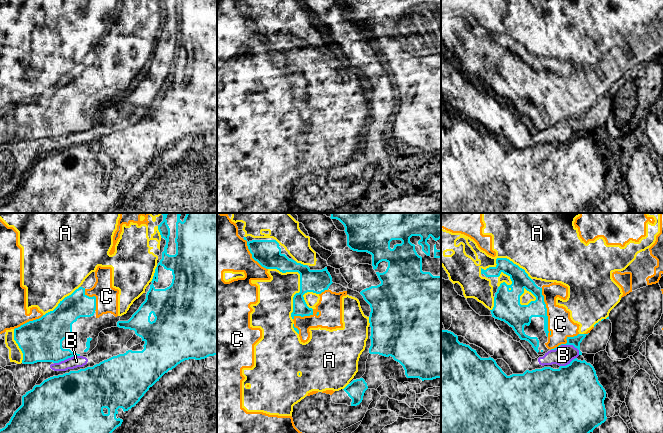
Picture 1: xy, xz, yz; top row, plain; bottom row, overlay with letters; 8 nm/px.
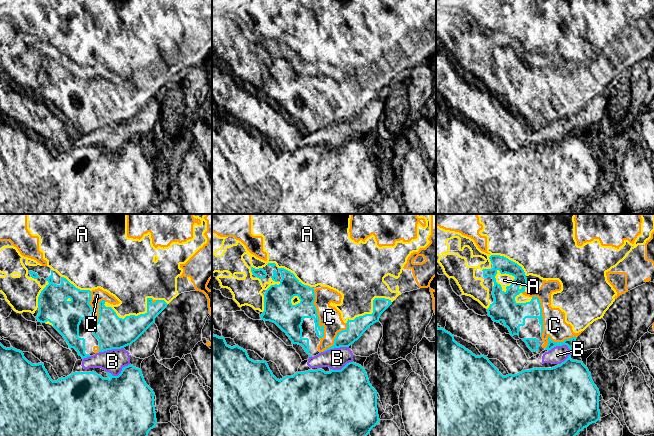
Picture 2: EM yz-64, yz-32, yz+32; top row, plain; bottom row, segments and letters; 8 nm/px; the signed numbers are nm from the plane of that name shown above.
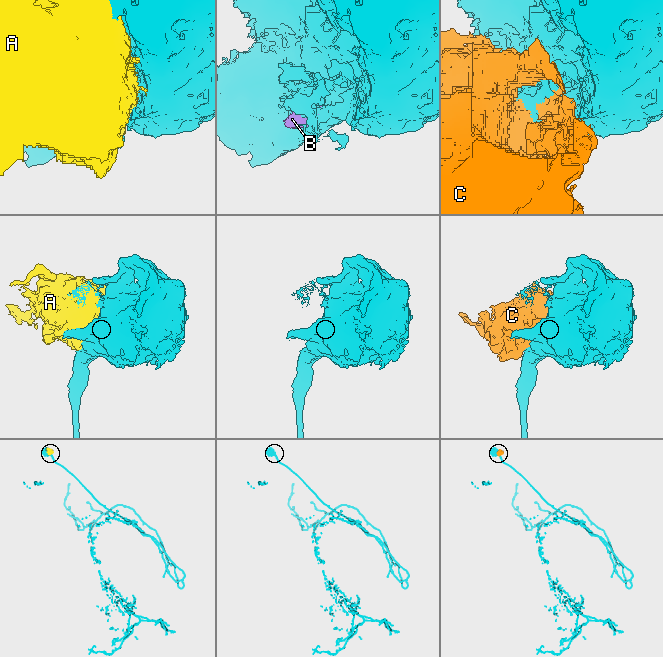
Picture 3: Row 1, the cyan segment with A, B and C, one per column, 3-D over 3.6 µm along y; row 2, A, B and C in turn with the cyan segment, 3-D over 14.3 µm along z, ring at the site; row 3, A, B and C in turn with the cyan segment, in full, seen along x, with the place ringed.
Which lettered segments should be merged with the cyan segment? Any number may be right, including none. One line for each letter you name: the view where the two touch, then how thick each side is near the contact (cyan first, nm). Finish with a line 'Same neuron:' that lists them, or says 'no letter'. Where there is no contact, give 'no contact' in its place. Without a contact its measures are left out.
Same neuron: no letter

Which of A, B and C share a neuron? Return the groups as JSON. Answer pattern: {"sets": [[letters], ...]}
{"sets": [["A", "C"], ["B"]]}

